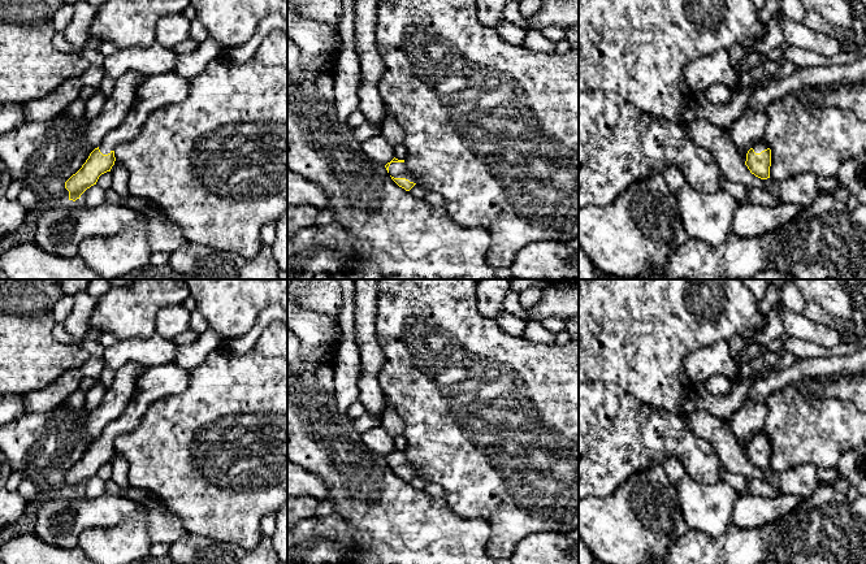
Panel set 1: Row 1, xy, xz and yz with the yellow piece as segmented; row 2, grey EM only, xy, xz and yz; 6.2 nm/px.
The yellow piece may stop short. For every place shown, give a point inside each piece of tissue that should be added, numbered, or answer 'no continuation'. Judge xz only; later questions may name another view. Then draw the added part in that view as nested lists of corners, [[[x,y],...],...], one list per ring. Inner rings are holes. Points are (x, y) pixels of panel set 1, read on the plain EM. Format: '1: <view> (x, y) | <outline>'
1: xz (397, 460) | [[[406,452],[404,454],[391,454],[389,457],[389,465],[394,469],[406,469],[410,473],[416,474],[416,469],[408,461]]]

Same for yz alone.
1: yz (760, 437) | [[[763,430],[758,431],[757,434],[754,434],[753,441],[755,444],[761,444],[762,442],[767,441],[768,437],[765,434]]]

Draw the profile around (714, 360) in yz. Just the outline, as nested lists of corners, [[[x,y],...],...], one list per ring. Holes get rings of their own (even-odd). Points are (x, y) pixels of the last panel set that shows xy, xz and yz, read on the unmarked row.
[[[719,342],[690,352],[684,360],[687,377],[696,385],[703,385],[711,376],[739,379],[739,368],[729,351],[728,342]]]

